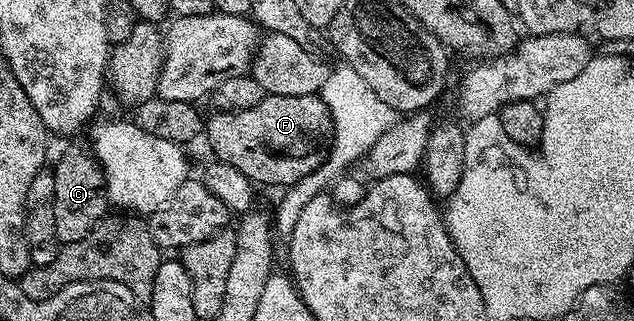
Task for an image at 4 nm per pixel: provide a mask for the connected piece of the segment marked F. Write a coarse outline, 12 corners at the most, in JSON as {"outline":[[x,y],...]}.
{"outline":[[320,94],[278,96],[206,122],[208,146],[253,184],[320,168]]}

